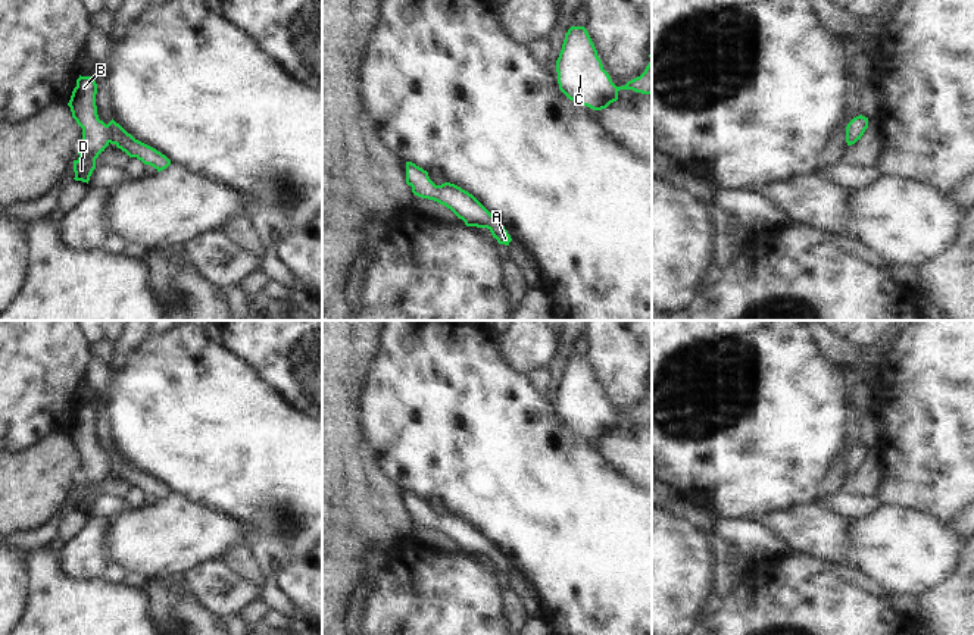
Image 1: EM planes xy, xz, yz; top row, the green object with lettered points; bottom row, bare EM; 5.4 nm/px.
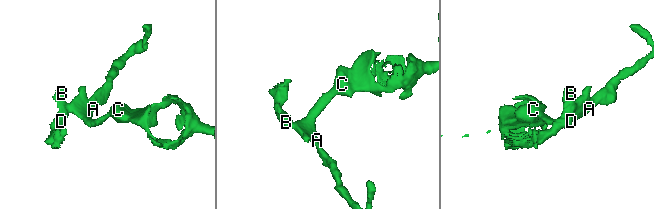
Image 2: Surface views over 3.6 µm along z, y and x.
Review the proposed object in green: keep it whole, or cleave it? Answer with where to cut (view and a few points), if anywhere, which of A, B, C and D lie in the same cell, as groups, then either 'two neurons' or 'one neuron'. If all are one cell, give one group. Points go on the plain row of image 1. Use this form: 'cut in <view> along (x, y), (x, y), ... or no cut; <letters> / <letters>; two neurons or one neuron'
no cut; A B C D; one neuron

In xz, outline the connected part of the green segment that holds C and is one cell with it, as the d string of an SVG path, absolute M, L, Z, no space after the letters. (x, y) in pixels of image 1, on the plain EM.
M571 356L556 390L559 419L569 429L593 440L606 438L616 431L619 419L652 423L652 369L649 387L650 391L640 406L616 416L603 398L587 359Z

